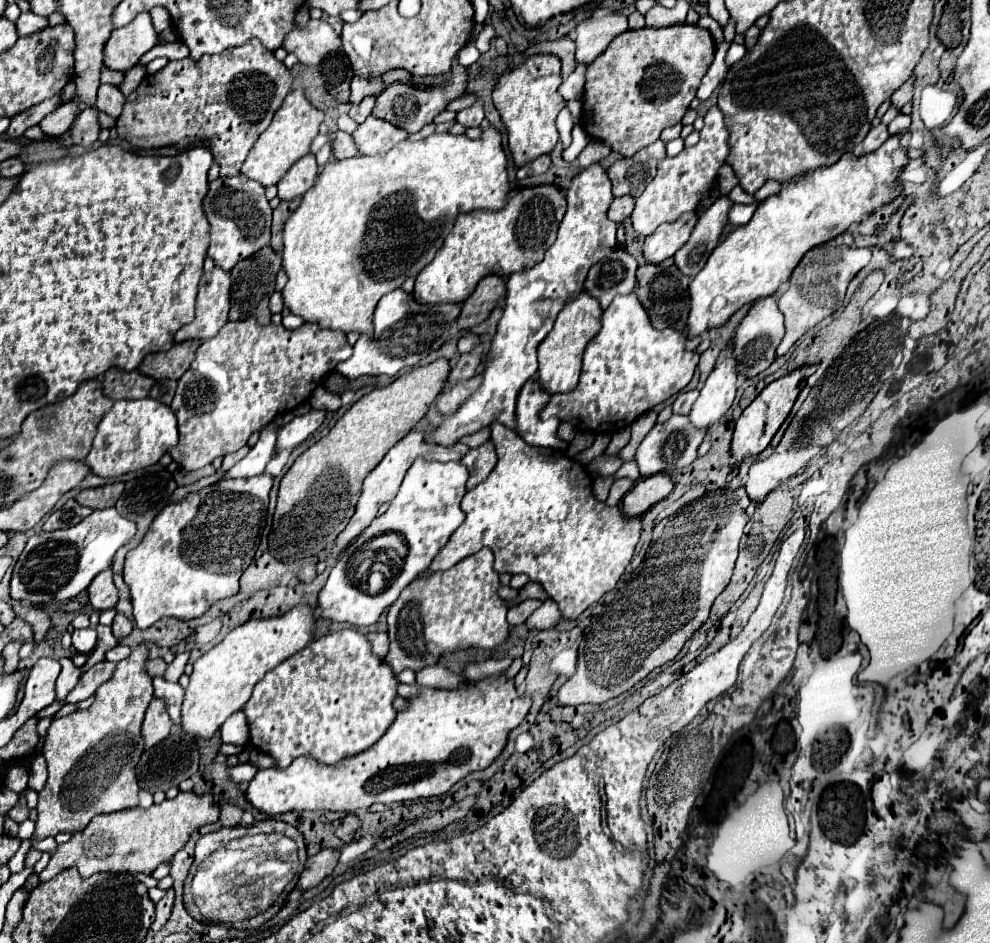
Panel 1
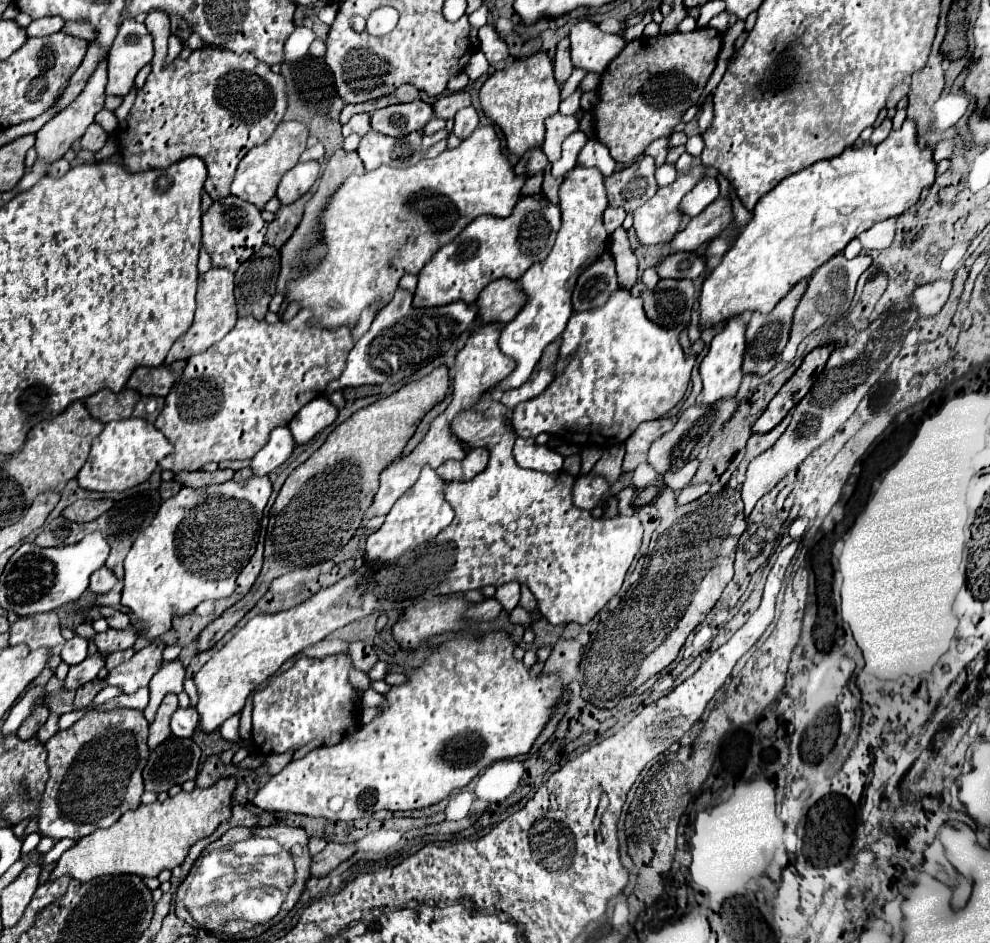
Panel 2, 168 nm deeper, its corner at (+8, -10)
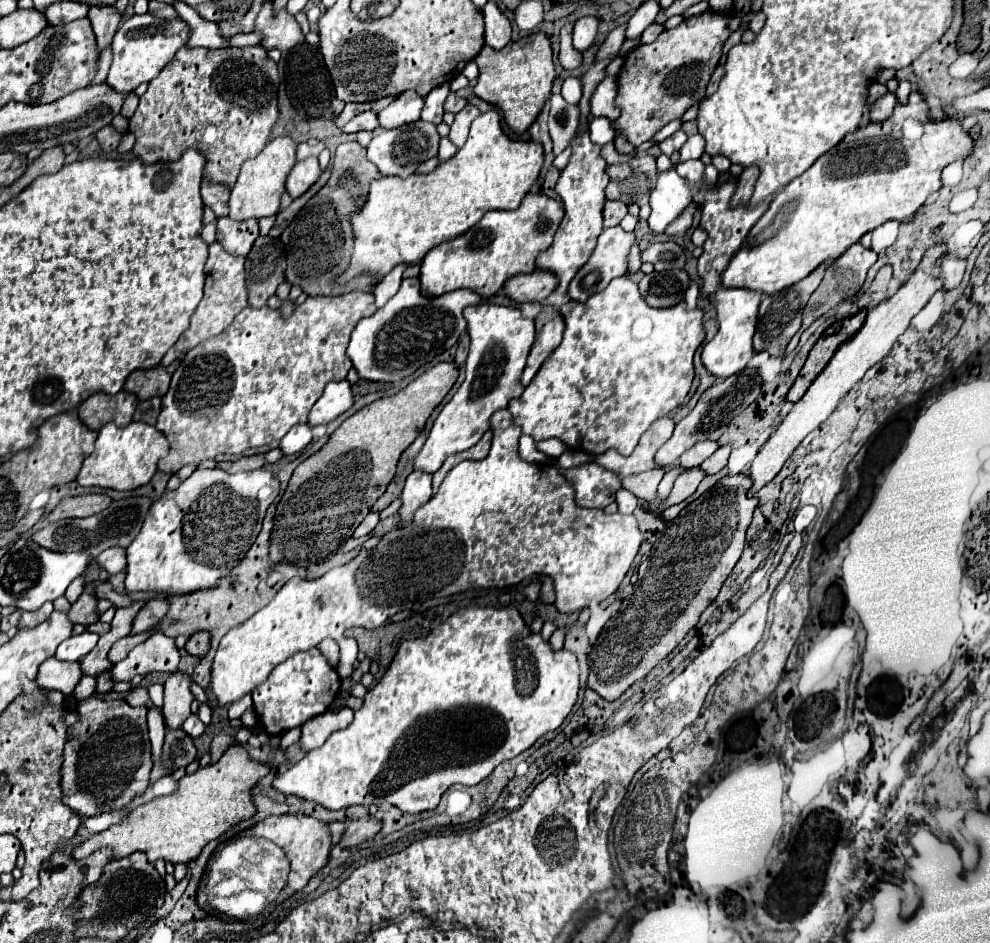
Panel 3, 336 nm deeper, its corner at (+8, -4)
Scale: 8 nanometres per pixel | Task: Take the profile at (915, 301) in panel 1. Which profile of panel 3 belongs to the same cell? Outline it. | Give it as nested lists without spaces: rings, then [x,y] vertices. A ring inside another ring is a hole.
[[[947,255],[943,259],[943,289],[945,291],[949,291],[961,283],[965,267],[967,267],[967,259],[961,259],[957,255]]]

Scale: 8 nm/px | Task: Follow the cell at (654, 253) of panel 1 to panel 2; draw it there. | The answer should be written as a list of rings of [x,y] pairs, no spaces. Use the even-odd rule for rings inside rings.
[[[719,197],[699,215],[691,217],[689,225],[675,233],[675,237],[665,245],[665,253],[679,253],[679,251],[693,251],[701,243],[715,239],[729,223],[733,221],[731,215],[731,201]]]

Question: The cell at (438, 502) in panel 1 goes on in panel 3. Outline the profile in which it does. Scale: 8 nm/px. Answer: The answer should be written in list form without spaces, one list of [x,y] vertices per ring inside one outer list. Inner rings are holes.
[[[413,471],[407,477],[401,493],[403,507],[399,509],[399,525],[407,525],[413,519],[413,513],[431,499],[431,479],[433,475],[425,471]]]

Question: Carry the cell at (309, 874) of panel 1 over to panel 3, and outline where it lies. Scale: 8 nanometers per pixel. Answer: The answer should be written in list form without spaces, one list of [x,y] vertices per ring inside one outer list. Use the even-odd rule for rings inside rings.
[[[371,817],[371,819],[359,819],[359,821],[351,821],[347,831],[343,833],[341,843],[345,845],[345,849],[351,849],[363,841],[367,841],[369,837],[375,837],[379,833],[383,825],[381,817]]]

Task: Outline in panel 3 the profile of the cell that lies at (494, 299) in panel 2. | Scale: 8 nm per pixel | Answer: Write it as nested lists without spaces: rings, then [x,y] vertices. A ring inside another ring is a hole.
[[[537,269],[527,275],[511,277],[505,283],[503,293],[517,303],[533,303],[533,301],[541,303],[555,291],[557,285],[559,285],[559,279],[555,279],[555,275],[551,275],[551,271]]]

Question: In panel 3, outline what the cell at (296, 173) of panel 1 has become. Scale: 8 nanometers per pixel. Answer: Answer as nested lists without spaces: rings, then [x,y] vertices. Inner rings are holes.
[[[307,157],[305,161],[299,161],[293,171],[287,177],[287,193],[297,199],[301,197],[321,175],[321,167],[317,157]]]

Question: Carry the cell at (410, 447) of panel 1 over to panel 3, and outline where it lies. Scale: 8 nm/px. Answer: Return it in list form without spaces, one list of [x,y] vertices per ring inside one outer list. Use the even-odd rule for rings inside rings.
[[[487,301],[465,307],[463,317],[471,337],[471,349],[465,363],[467,377],[451,401],[437,415],[421,453],[415,457],[415,469],[427,473],[435,473],[449,455],[473,447],[489,429],[491,415],[497,409],[505,409],[507,403],[519,397],[525,389],[521,385],[521,373],[535,343],[533,319],[525,319],[515,307],[493,305]]]

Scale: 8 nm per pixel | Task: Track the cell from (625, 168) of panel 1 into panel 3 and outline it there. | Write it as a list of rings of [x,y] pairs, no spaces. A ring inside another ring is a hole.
[[[641,153],[625,163],[607,165],[607,175],[611,177],[605,191],[607,199],[617,199],[627,205],[645,205],[657,183],[655,157]]]

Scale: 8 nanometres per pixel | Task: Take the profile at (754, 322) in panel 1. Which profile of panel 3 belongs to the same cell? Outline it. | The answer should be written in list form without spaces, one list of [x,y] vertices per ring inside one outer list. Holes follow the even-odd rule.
[[[831,261],[827,263],[821,263],[817,267],[815,273],[807,275],[805,279],[801,279],[799,283],[779,291],[779,293],[773,293],[773,295],[765,295],[763,301],[761,301],[761,307],[759,307],[759,323],[757,323],[757,333],[755,333],[755,339],[753,339],[753,349],[755,351],[767,351],[771,355],[783,355],[785,353],[785,347],[787,343],[791,341],[791,337],[799,331],[801,327],[801,311],[803,307],[807,305],[809,297],[813,295],[813,291],[819,287],[819,283],[823,281],[823,275],[825,275],[825,269],[831,265]]]

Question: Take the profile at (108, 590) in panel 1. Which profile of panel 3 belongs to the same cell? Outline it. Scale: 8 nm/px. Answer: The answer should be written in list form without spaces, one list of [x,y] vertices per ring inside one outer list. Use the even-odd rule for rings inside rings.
[[[109,547],[109,549],[105,549],[105,551],[97,557],[97,561],[99,561],[99,565],[101,565],[103,569],[107,569],[111,575],[115,575],[115,573],[123,571],[125,565],[127,565],[125,549],[123,549],[123,547]]]

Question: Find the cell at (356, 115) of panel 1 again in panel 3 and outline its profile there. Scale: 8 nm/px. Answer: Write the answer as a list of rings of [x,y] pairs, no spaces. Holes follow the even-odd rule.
[[[367,111],[367,113],[361,113],[357,117],[353,117],[345,127],[343,127],[343,133],[357,133],[357,131],[373,131],[379,127],[379,121],[377,121],[377,115],[373,111]]]

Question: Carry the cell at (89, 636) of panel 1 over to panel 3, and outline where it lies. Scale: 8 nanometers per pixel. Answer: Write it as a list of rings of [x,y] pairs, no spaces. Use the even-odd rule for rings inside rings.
[[[85,631],[81,635],[73,635],[73,637],[65,639],[59,645],[55,657],[59,661],[81,661],[97,645],[97,641],[99,641],[99,635],[97,633]]]

